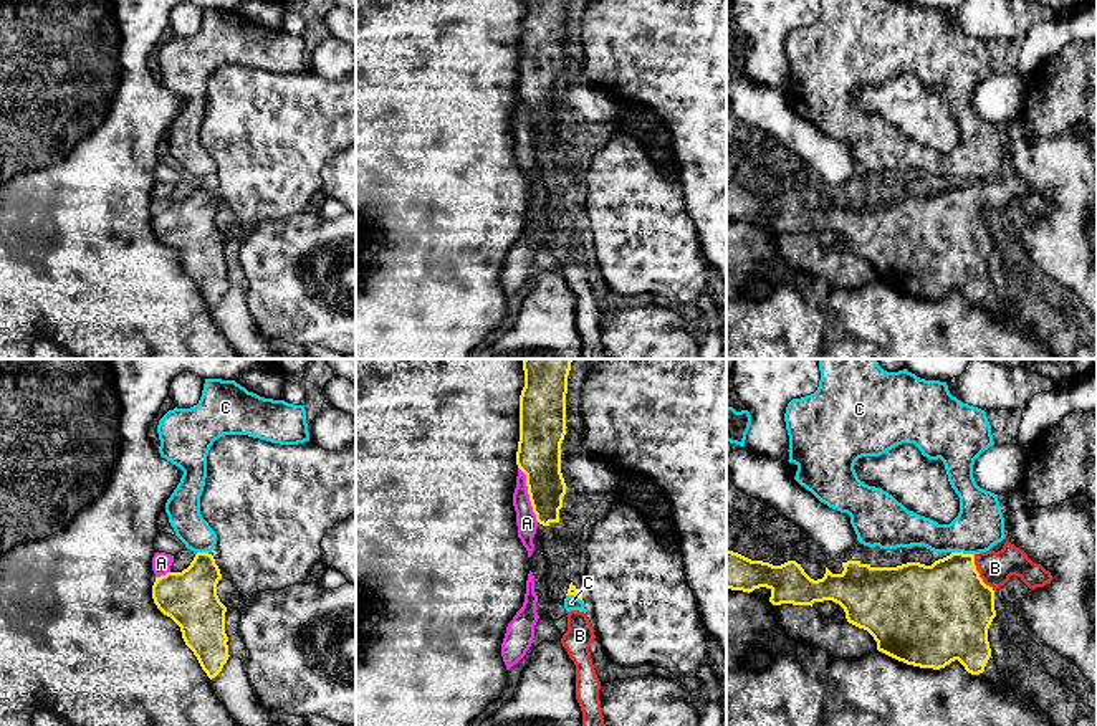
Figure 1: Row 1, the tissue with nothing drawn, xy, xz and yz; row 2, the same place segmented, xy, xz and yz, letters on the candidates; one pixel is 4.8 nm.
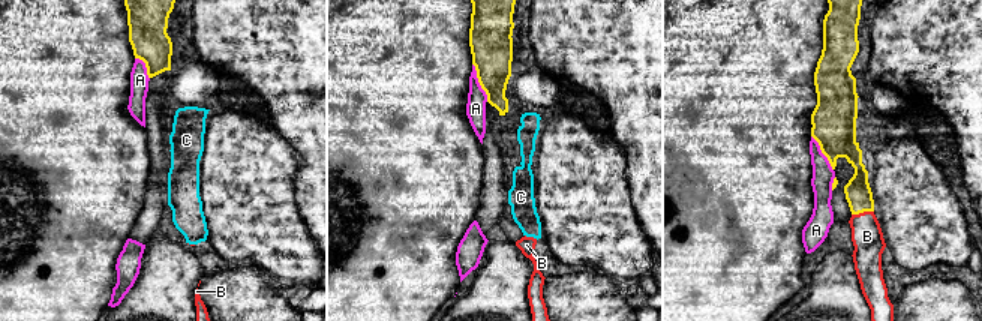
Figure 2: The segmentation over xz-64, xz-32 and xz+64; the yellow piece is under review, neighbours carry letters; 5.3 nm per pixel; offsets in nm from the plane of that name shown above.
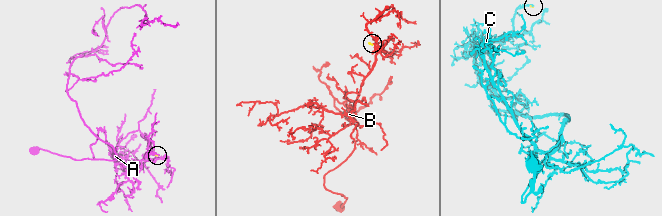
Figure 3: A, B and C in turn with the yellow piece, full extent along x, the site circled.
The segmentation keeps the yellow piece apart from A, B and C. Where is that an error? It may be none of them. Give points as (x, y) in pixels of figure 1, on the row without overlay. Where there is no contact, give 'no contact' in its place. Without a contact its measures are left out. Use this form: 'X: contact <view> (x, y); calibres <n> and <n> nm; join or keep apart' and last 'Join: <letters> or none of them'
A: contact xz (528, 123); calibres 220 and 100 nm; keep apart
B: contact yz (978, 202); calibres 460 and 160 nm; join
C: contact yz (962, 182); calibres 400 and 240 nm; keep apart
Join: B

